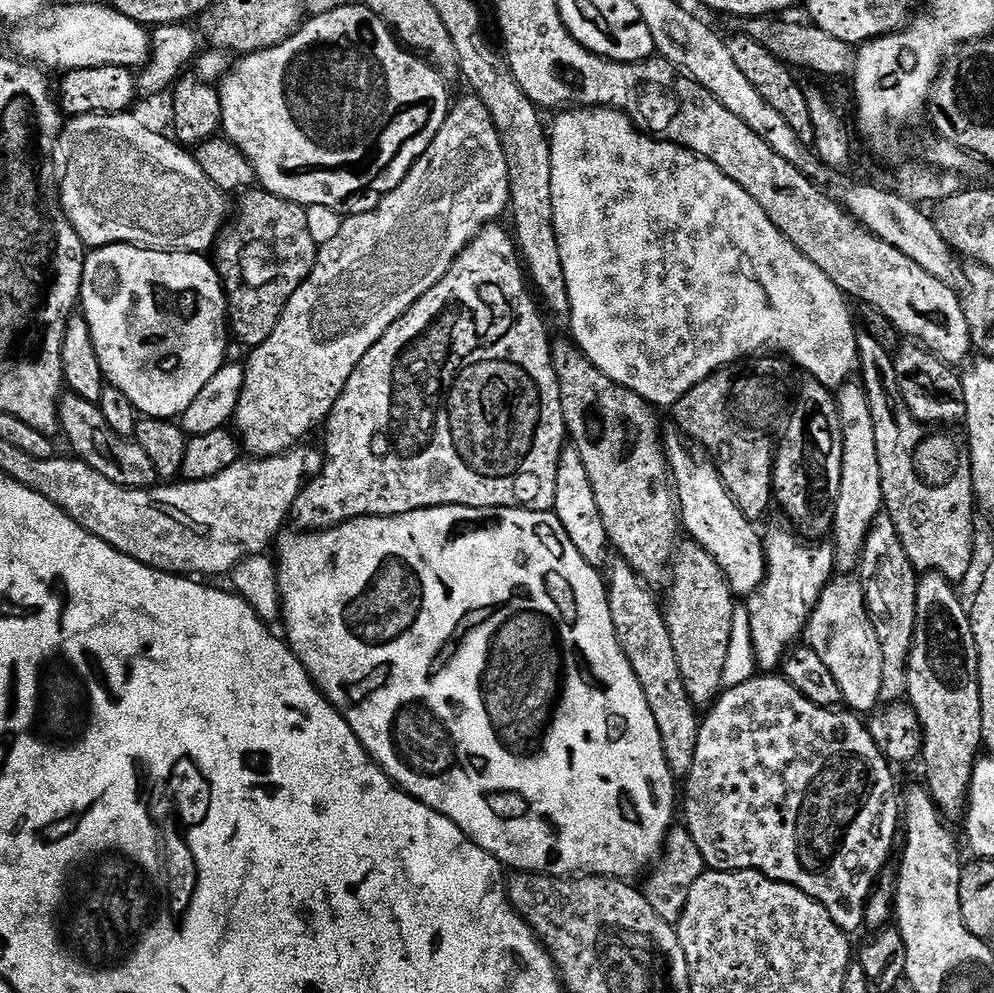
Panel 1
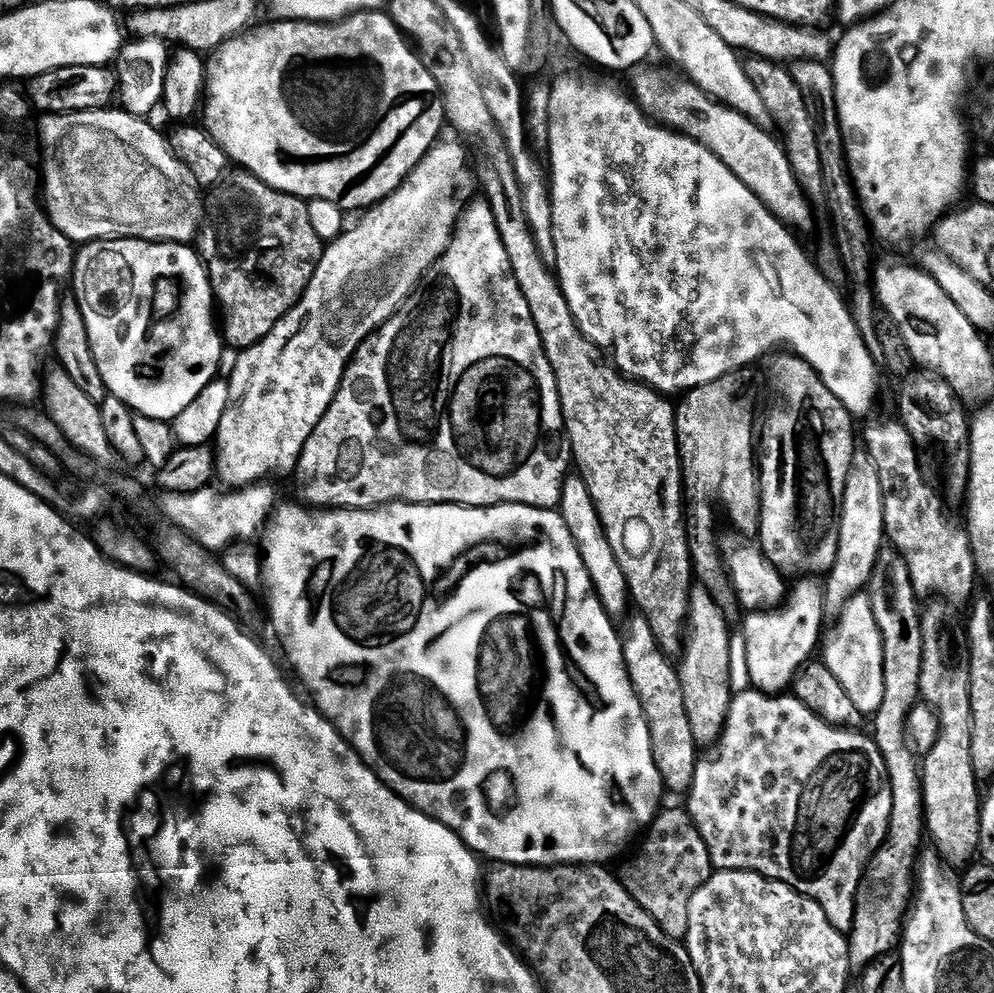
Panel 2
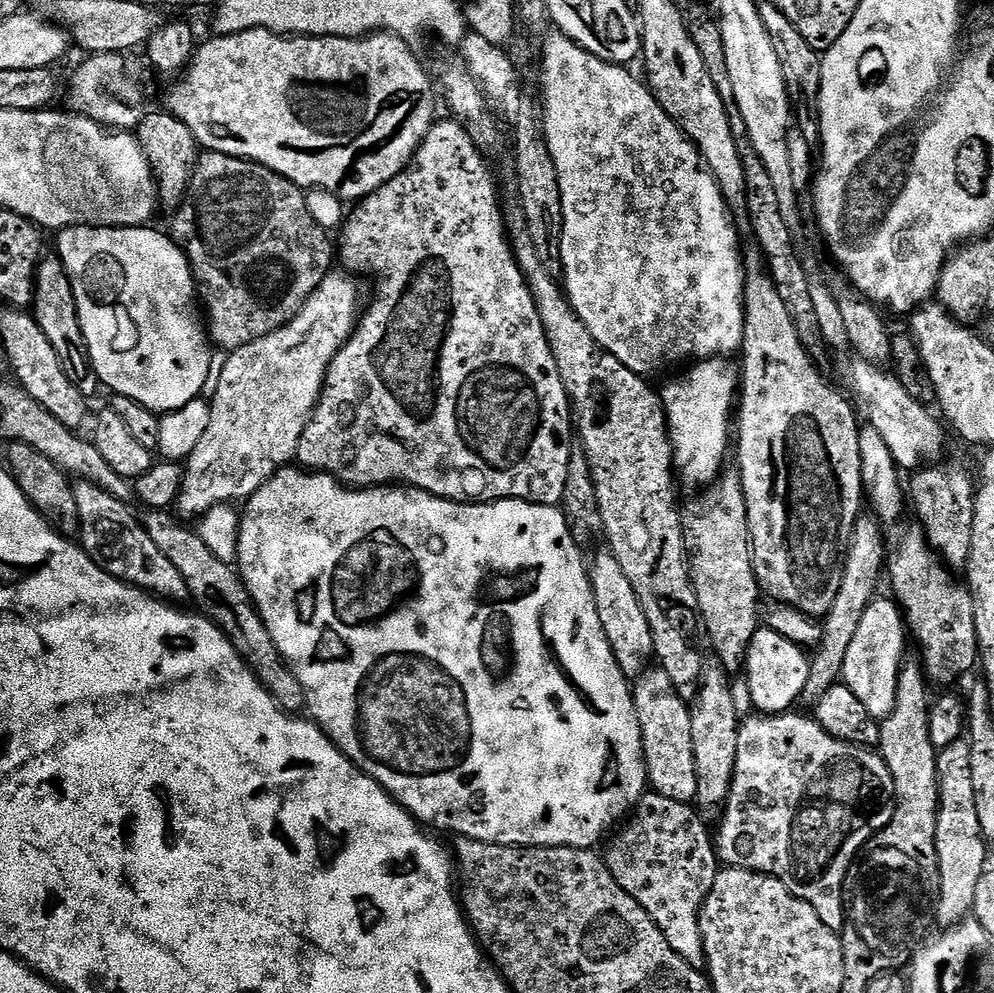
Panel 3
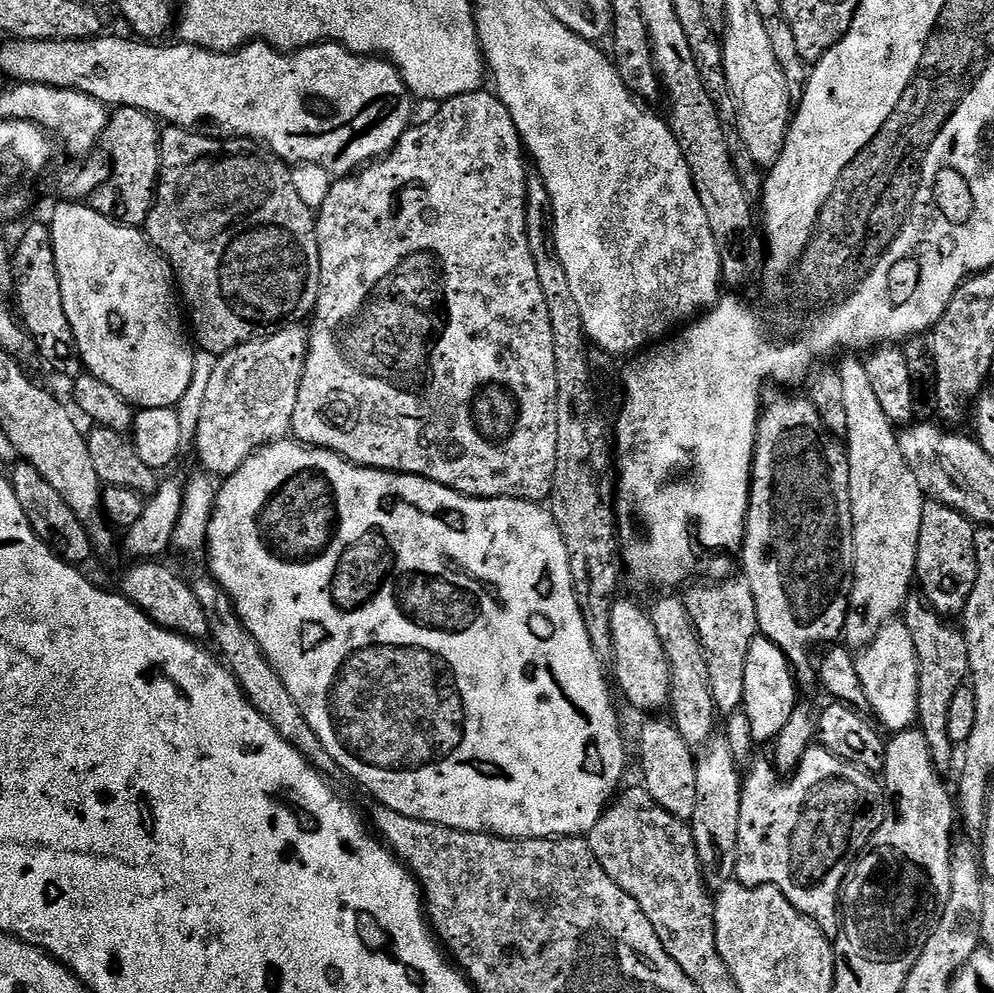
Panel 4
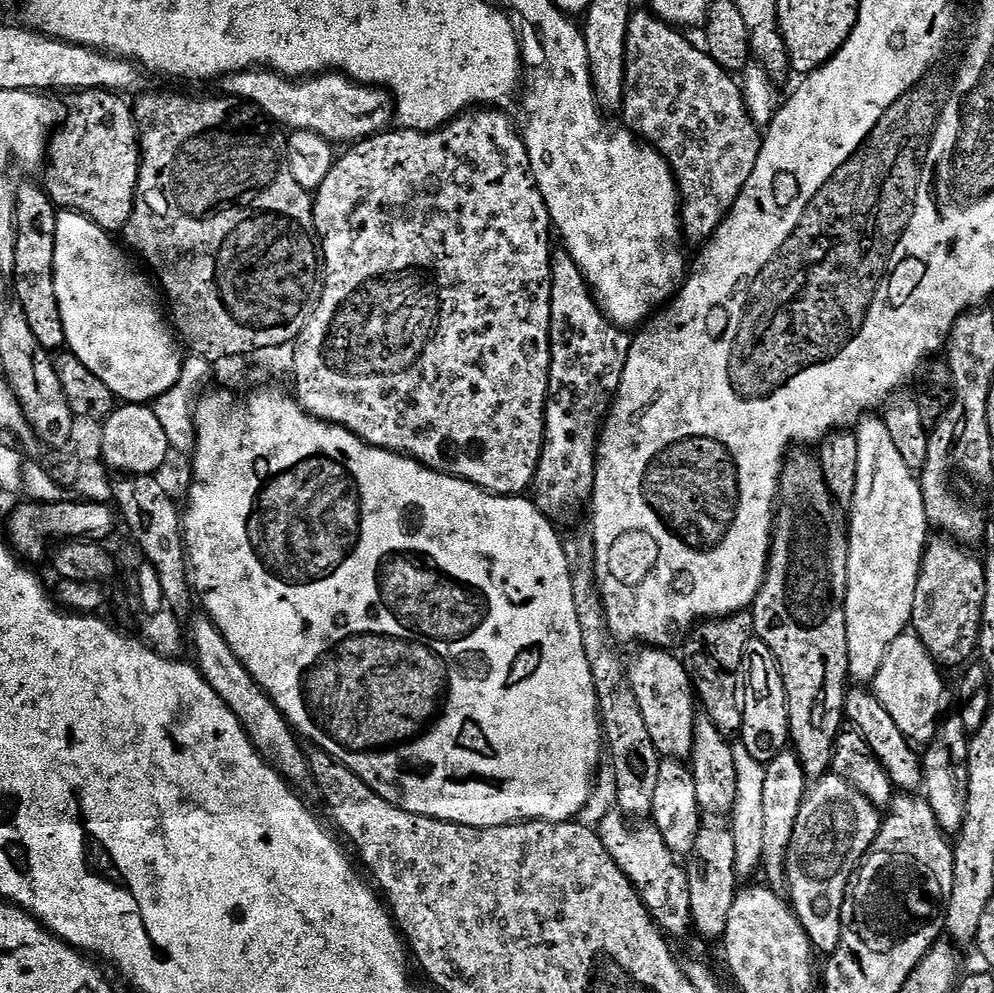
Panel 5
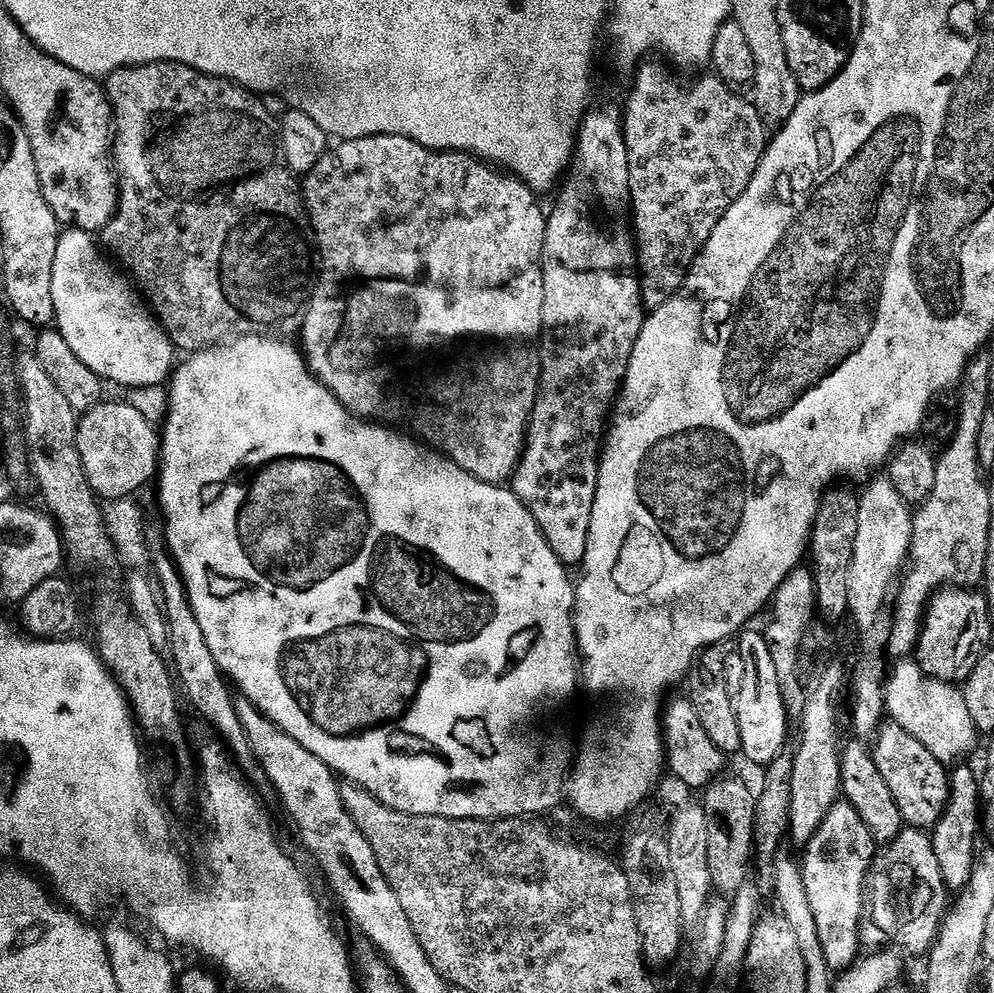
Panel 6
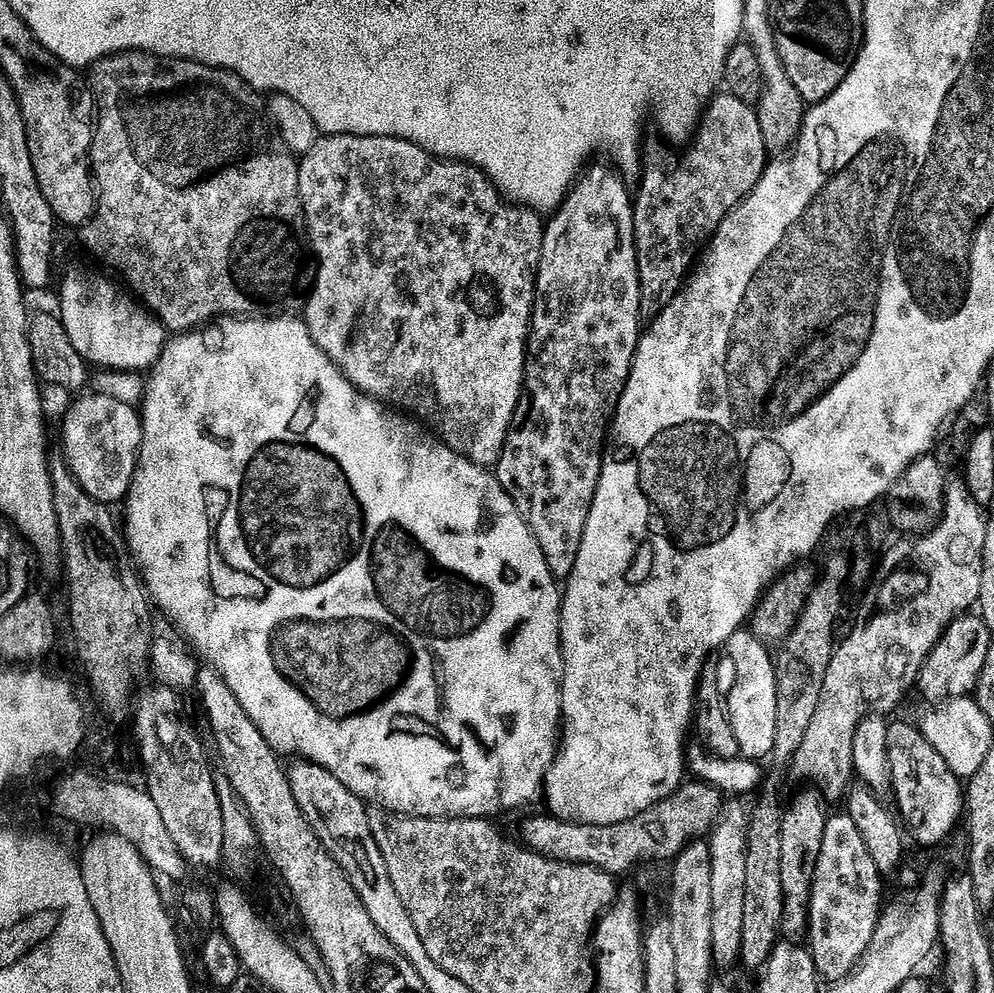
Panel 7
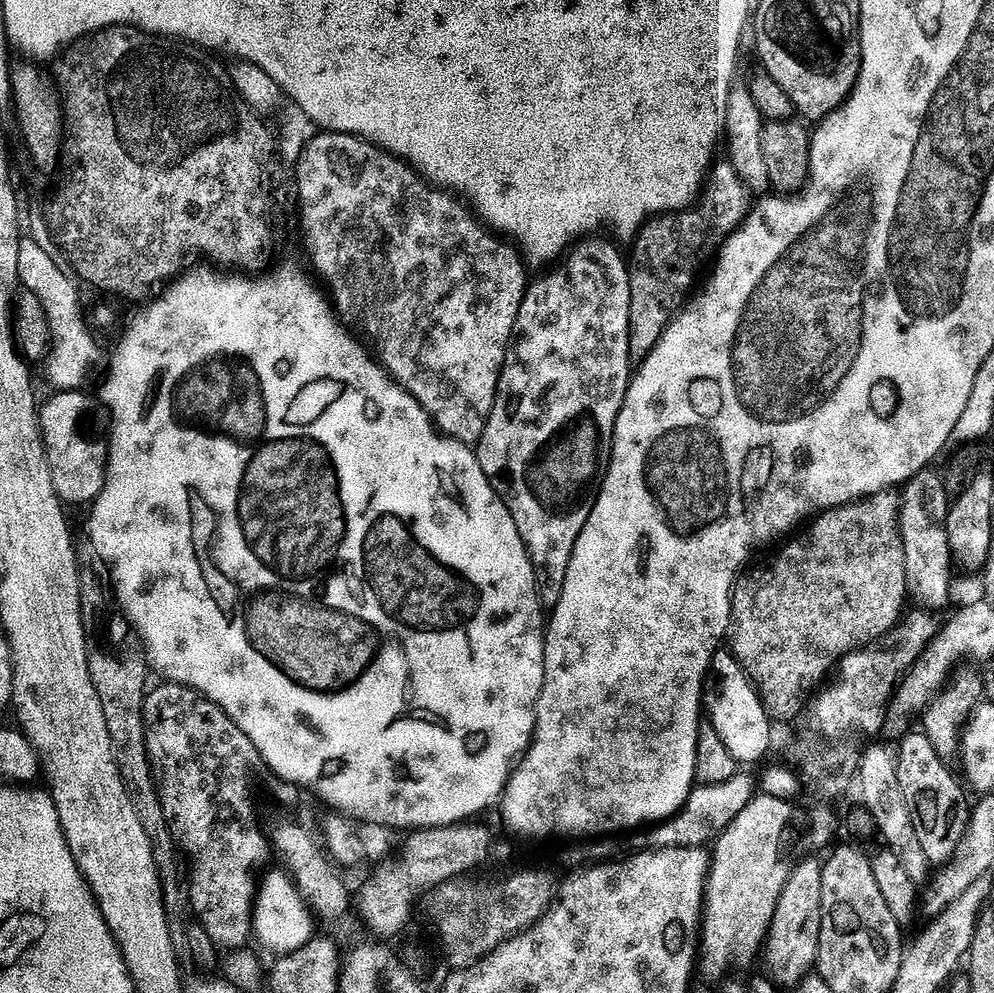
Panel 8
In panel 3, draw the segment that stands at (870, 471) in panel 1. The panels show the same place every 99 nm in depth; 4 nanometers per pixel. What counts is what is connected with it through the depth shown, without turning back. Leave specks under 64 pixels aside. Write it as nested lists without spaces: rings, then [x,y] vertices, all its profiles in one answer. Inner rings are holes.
[[[872,516],[858,518],[855,530],[852,531],[851,546],[848,551],[846,570],[843,572],[842,586],[839,587],[838,595],[834,600],[834,606],[825,616],[822,622],[823,640],[818,649],[811,657],[808,676],[803,690],[800,692],[799,703],[808,708],[815,707],[815,704],[830,690],[830,686],[836,684],[843,675],[846,651],[853,642],[854,634],[857,633],[861,624],[862,614],[868,608],[875,597],[875,590],[878,580],[884,570],[886,562],[886,548],[882,540],[881,525]]]

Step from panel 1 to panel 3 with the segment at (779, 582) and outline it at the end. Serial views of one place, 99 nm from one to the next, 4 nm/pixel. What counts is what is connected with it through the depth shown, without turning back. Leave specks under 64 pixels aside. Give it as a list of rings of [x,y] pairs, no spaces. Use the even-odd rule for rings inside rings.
[[[764,626],[754,634],[746,660],[749,665],[752,663],[746,679],[753,709],[760,714],[787,713],[791,709],[788,707],[799,701],[800,692],[806,684],[810,660],[805,649]]]

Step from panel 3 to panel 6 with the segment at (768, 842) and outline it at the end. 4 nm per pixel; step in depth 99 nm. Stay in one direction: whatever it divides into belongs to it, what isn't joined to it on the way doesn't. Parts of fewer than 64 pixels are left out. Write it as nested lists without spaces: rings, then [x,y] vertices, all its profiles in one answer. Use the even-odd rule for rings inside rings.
[[[837,802],[826,814],[820,828],[814,833],[806,845],[802,871],[806,888],[806,897],[809,899],[810,910],[813,911],[814,921],[817,922],[818,938],[821,939],[822,951],[826,956],[831,971],[840,974],[857,963],[862,949],[862,927],[860,920],[866,916],[866,881],[868,870],[874,859],[874,841],[872,831],[862,822],[858,810],[854,810],[847,802]]]

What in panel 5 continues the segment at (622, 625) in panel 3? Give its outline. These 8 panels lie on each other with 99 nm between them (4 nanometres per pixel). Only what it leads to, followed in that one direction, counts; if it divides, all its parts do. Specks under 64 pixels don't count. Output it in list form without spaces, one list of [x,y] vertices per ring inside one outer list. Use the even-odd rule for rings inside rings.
[[[644,646],[627,665],[628,682],[632,685],[632,693],[638,698],[642,710],[642,719],[646,722],[646,730],[650,730],[650,738],[659,750],[661,757],[681,762],[687,761],[694,746],[694,730],[698,715],[698,702],[694,697],[694,680],[684,669],[684,664],[671,651],[662,648]]]

